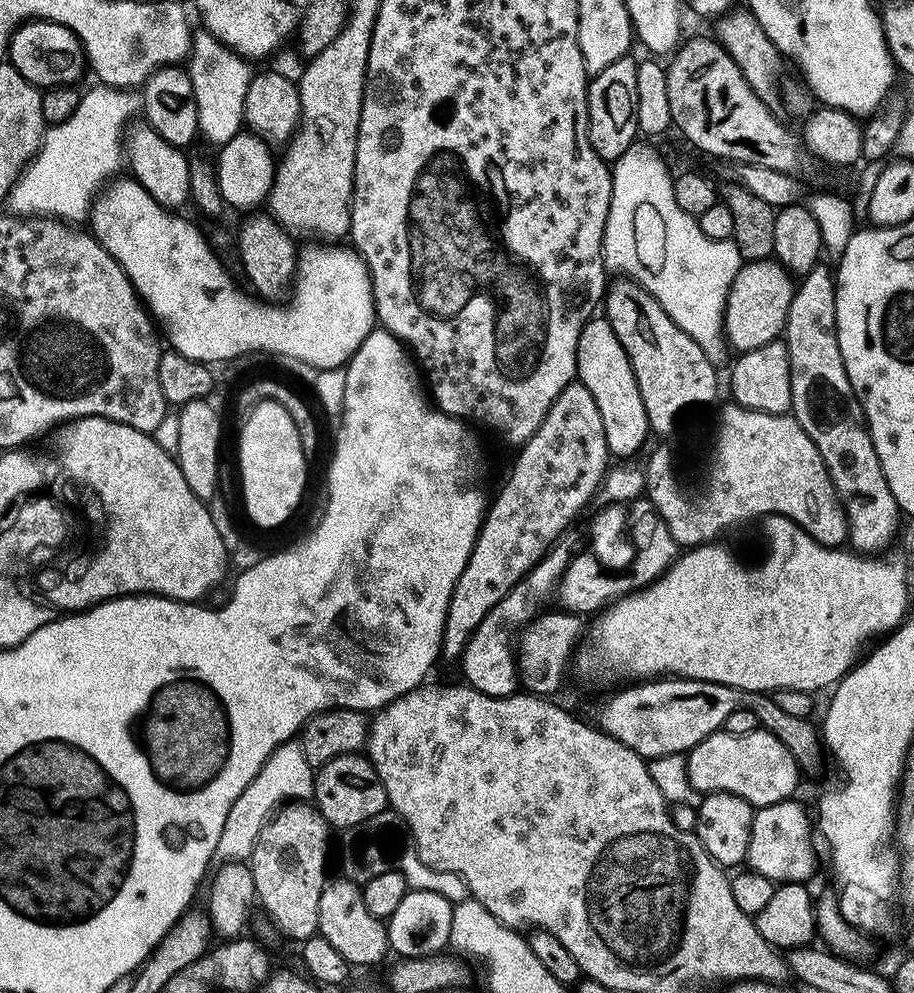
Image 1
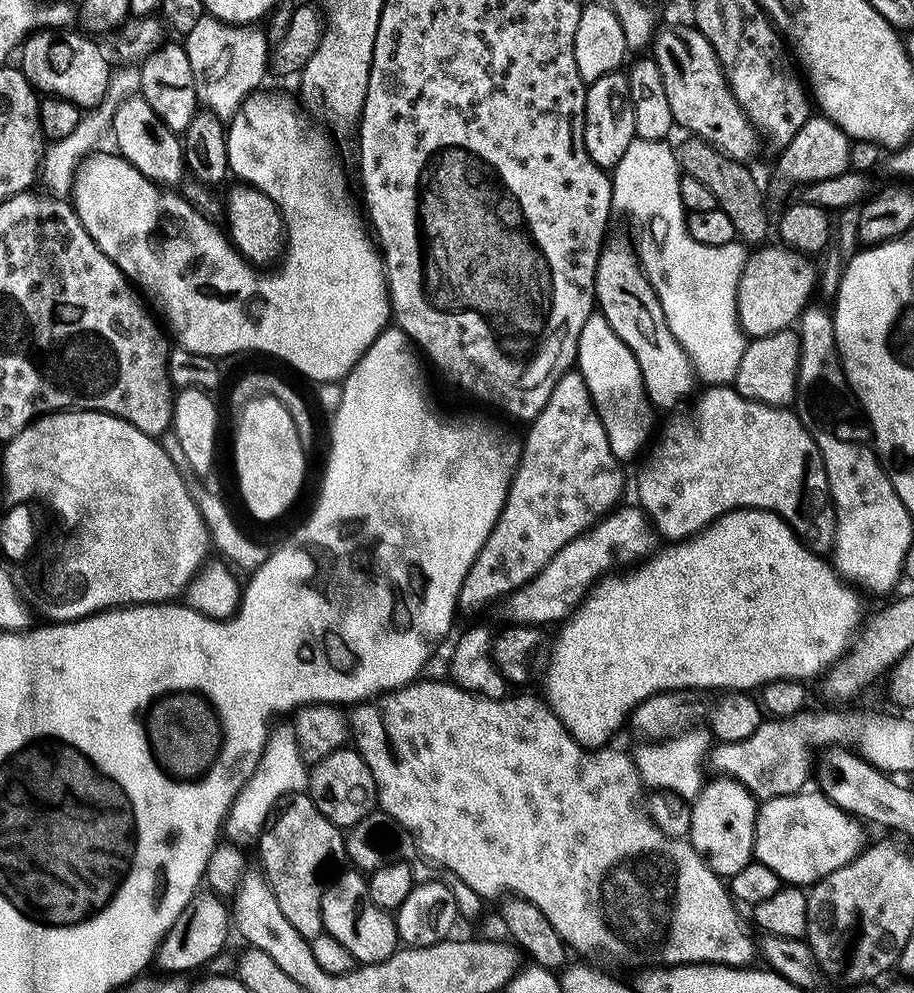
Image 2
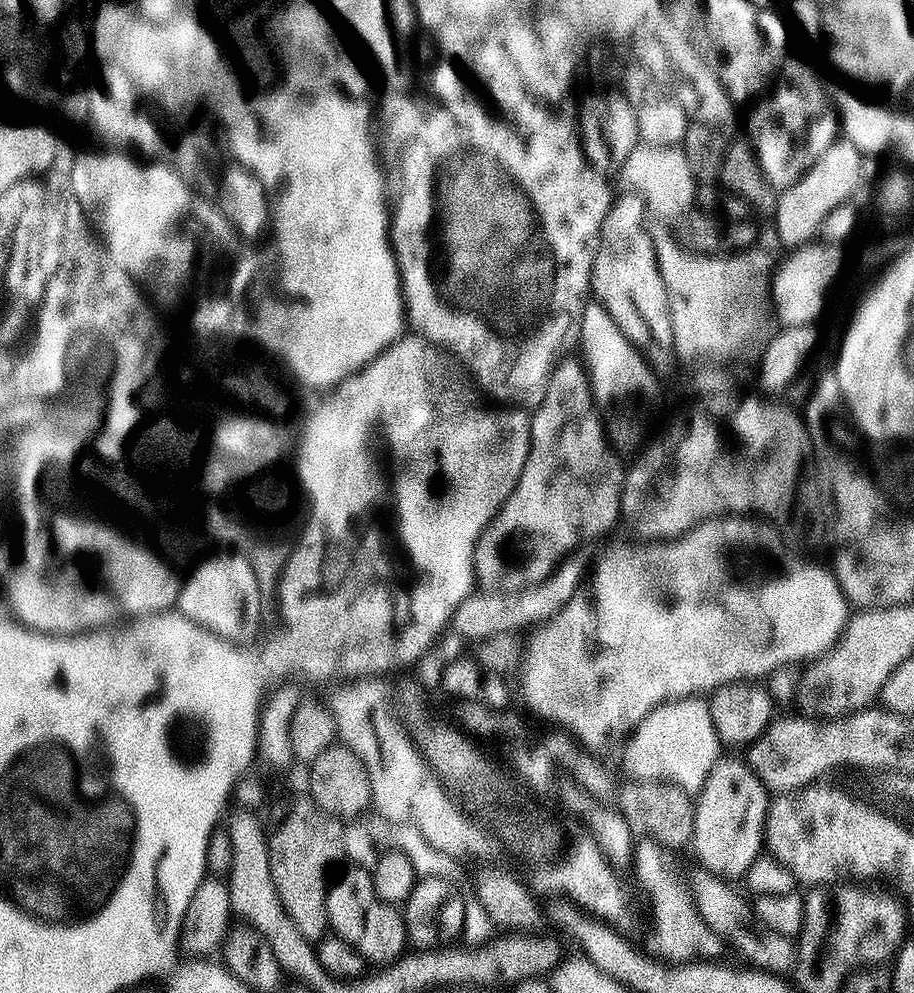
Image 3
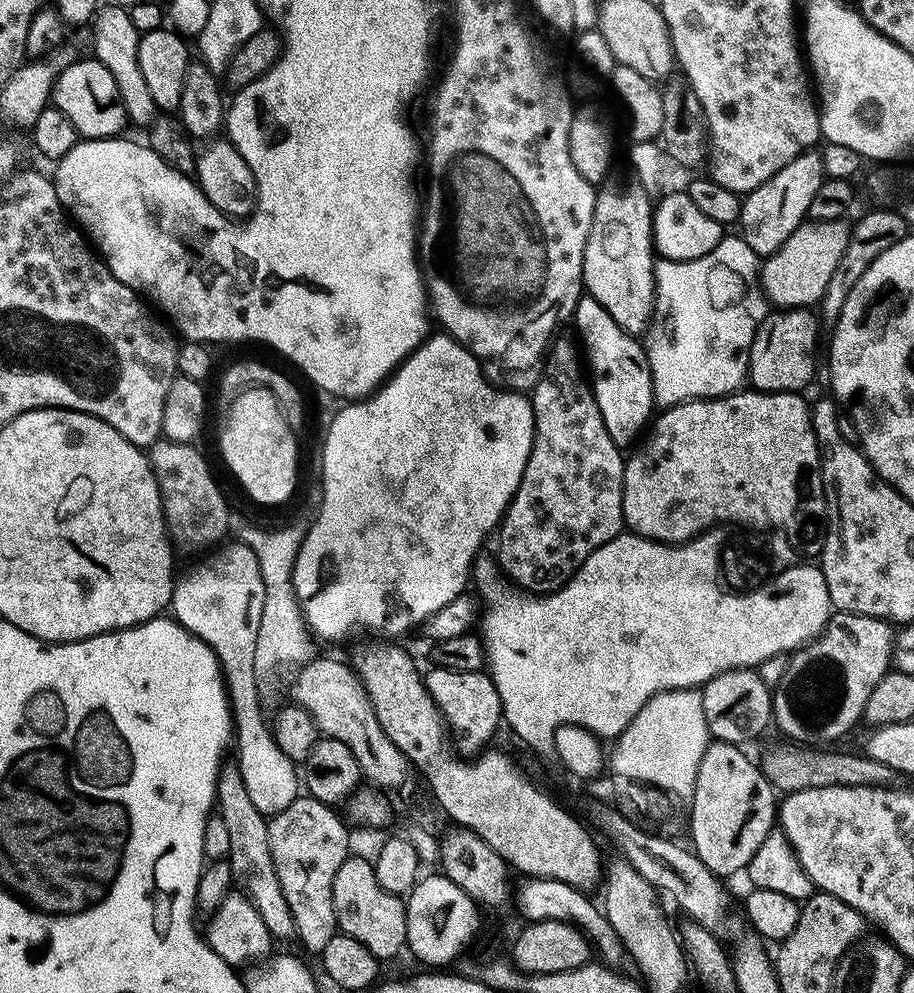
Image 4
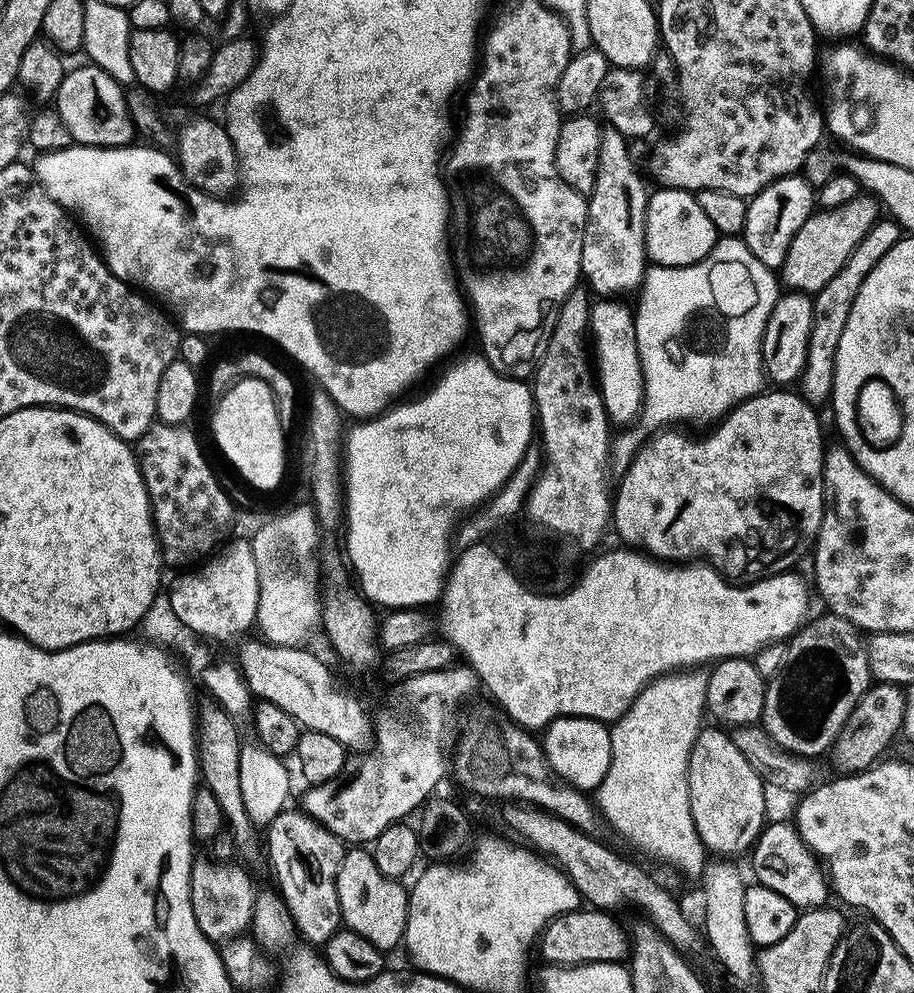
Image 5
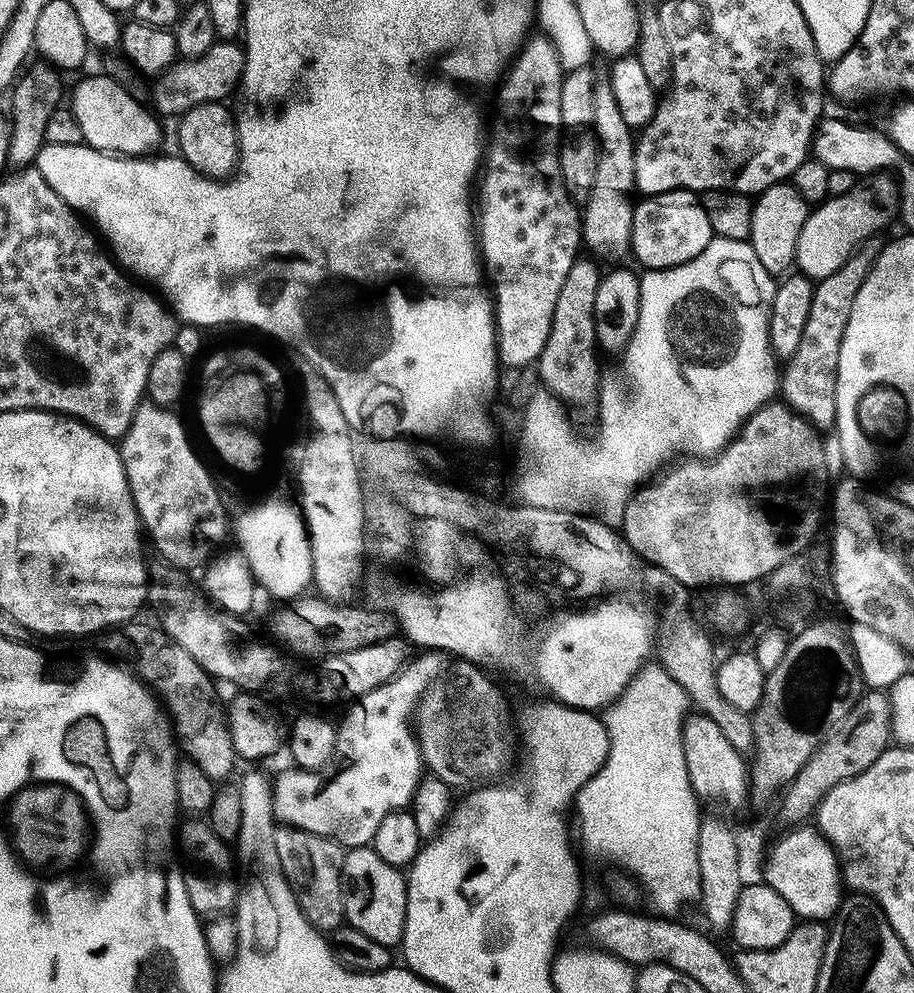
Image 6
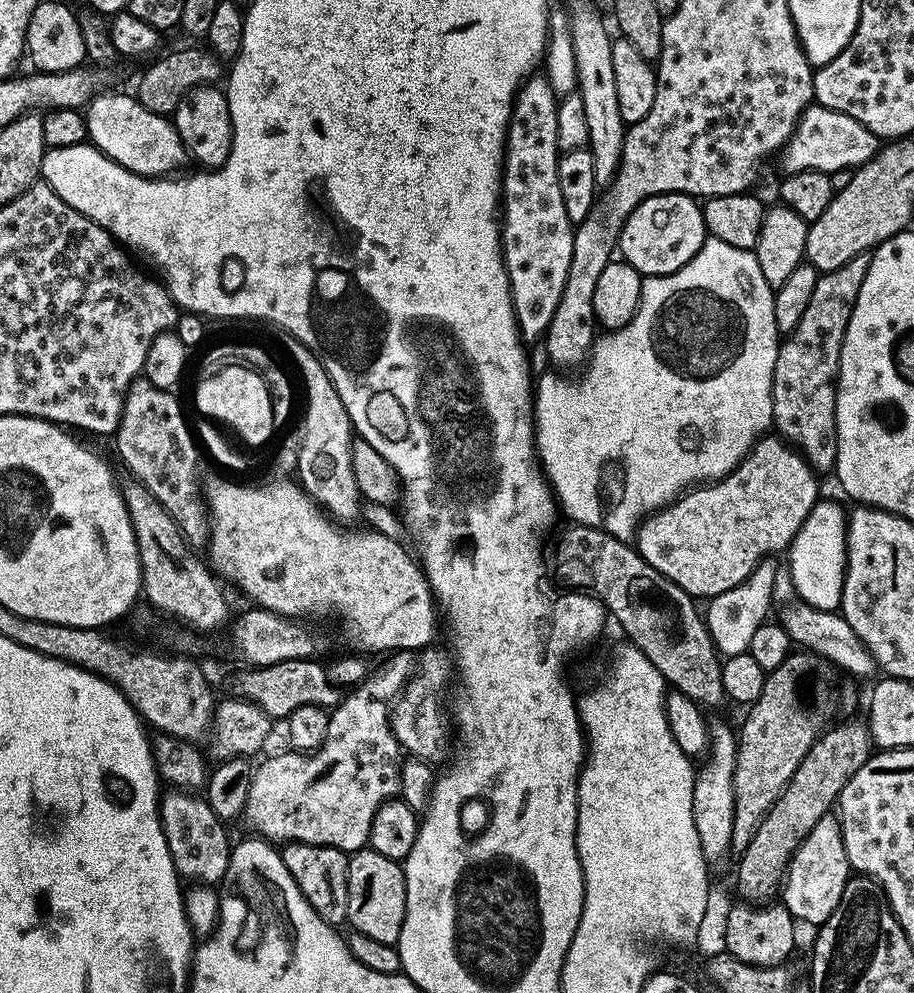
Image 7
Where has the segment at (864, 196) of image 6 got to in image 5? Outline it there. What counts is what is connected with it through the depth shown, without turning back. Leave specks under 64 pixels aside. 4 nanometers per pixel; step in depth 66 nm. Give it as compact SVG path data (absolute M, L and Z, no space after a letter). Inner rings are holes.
M859 194L837 208L813 211L812 216L802 222L802 230L794 234L794 242L790 242L782 269L783 287L809 294L822 290L822 286L826 286L826 282L830 282L830 278L834 278L834 274L838 274L838 270L850 258L866 230L870 230L872 223L881 216L881 205L868 194Z

